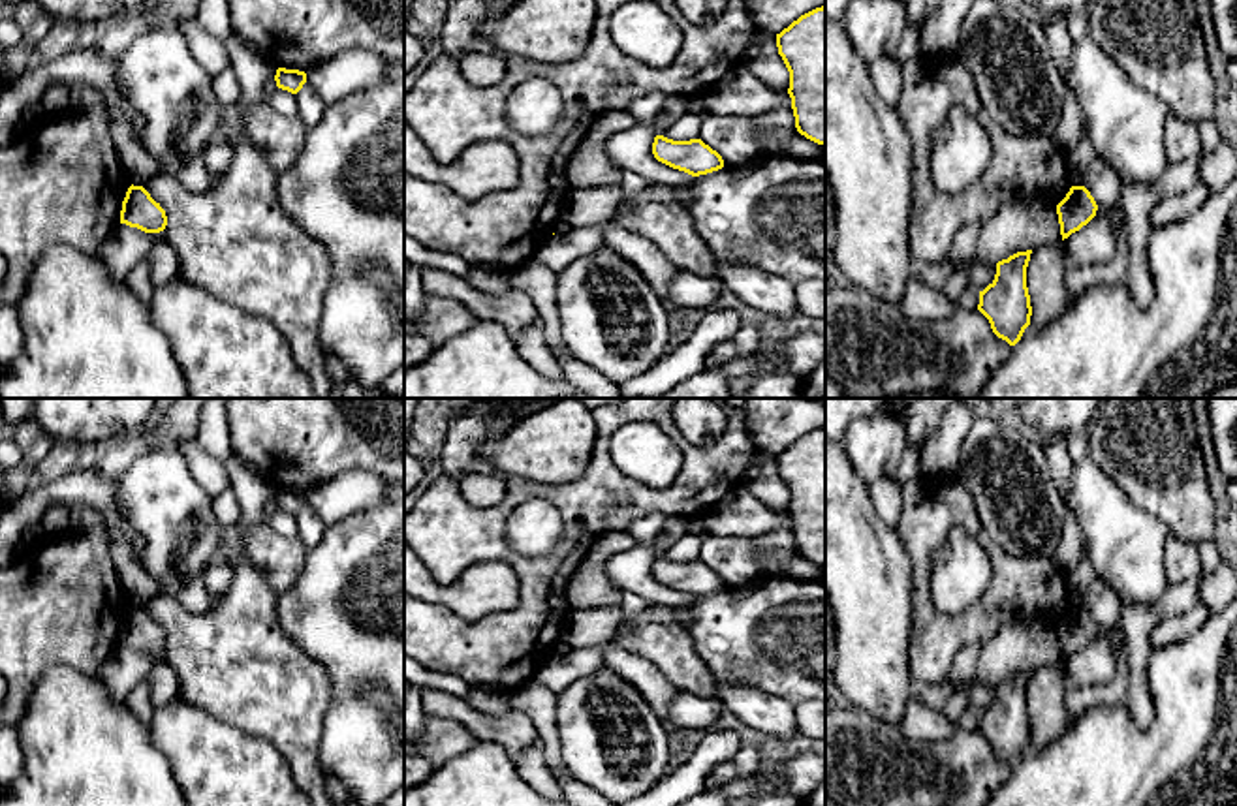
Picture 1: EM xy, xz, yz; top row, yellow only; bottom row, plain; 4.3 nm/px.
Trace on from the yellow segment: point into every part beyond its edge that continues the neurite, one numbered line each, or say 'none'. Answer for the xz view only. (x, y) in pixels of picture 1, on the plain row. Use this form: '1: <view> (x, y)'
none

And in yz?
none

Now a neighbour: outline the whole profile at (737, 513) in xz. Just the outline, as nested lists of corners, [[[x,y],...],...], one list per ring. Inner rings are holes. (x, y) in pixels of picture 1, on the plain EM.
[[[743,485],[731,488],[705,513],[711,535],[759,537],[780,526],[791,526],[788,513],[778,513],[752,496]]]

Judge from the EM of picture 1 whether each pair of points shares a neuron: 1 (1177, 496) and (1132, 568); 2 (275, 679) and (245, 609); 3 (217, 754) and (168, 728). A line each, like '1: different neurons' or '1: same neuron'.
1: different neurons
2: same neuron
3: same neuron

